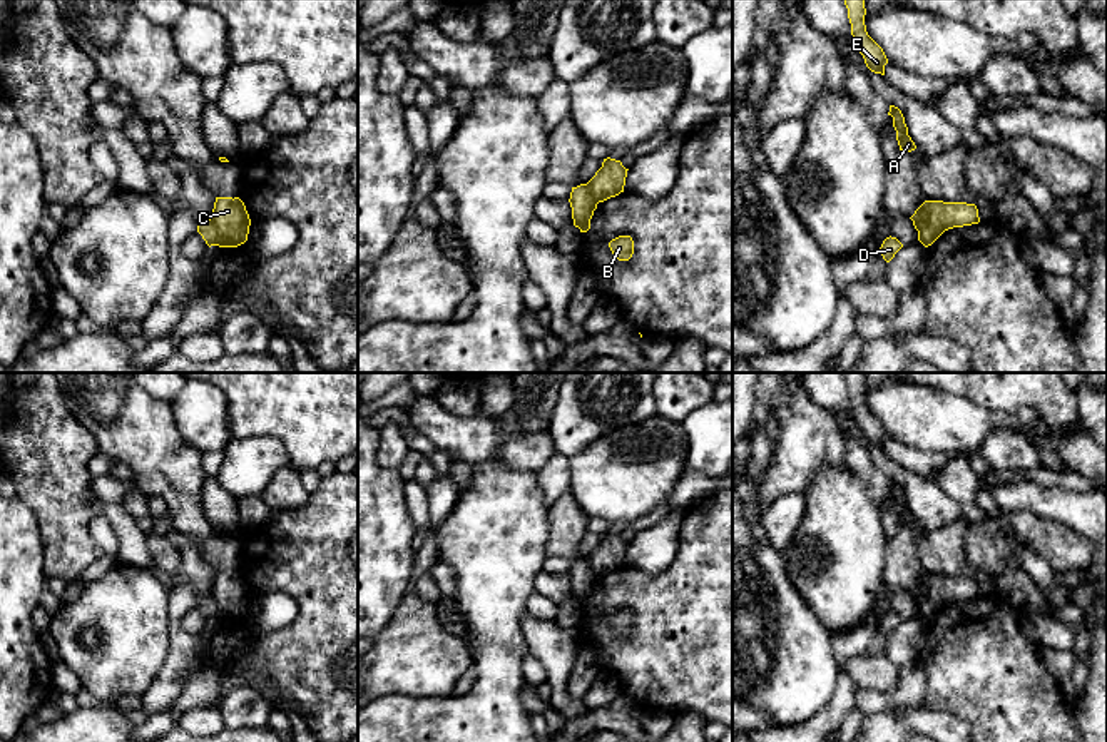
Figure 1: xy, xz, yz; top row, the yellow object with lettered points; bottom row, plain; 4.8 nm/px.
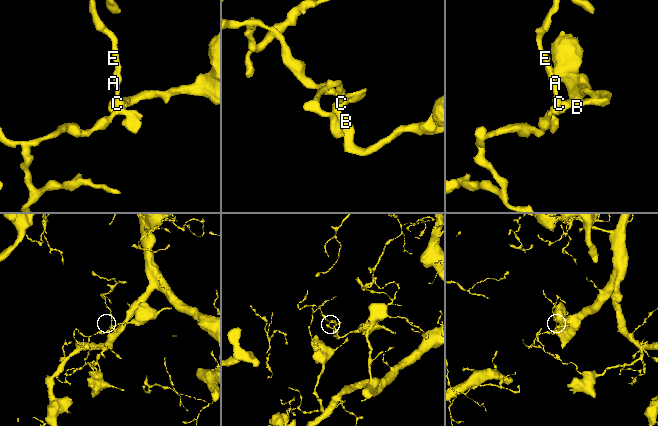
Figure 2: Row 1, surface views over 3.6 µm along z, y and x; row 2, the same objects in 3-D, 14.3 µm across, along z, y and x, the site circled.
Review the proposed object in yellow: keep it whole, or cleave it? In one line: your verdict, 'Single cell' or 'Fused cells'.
Fused cells

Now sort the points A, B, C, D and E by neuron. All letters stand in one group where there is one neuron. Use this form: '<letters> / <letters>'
A C D E / B

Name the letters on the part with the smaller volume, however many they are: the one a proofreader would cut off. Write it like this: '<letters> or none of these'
B

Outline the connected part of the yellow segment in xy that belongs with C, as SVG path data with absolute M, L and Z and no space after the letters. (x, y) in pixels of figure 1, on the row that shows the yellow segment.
M216 197L211 221L219 232L219 247L237 247L247 241L251 219L239 197Z

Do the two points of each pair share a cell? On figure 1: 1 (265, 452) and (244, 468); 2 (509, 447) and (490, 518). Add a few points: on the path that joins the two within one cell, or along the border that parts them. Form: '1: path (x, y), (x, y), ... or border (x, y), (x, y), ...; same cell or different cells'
1: path (260, 457), (249, 465); same cell
2: border (474, 465), (504, 462), (535, 473); different cells

